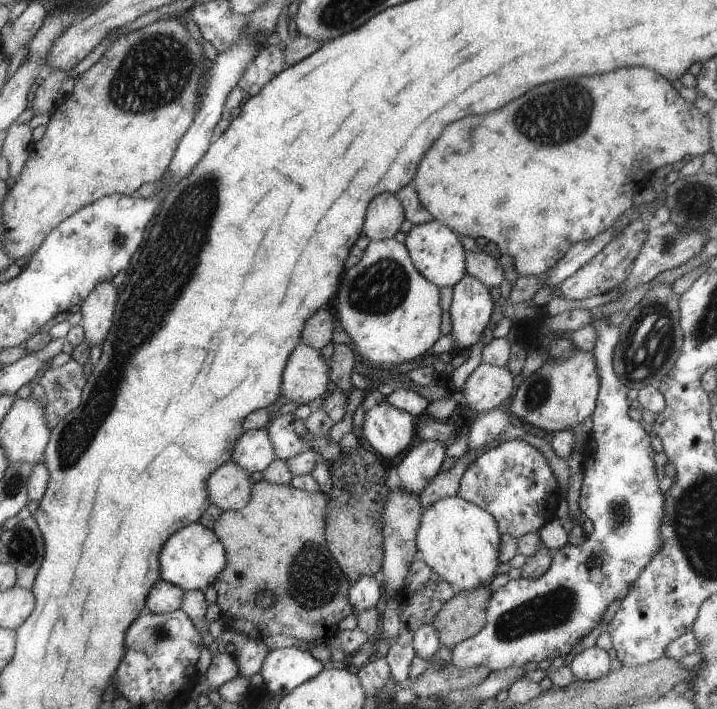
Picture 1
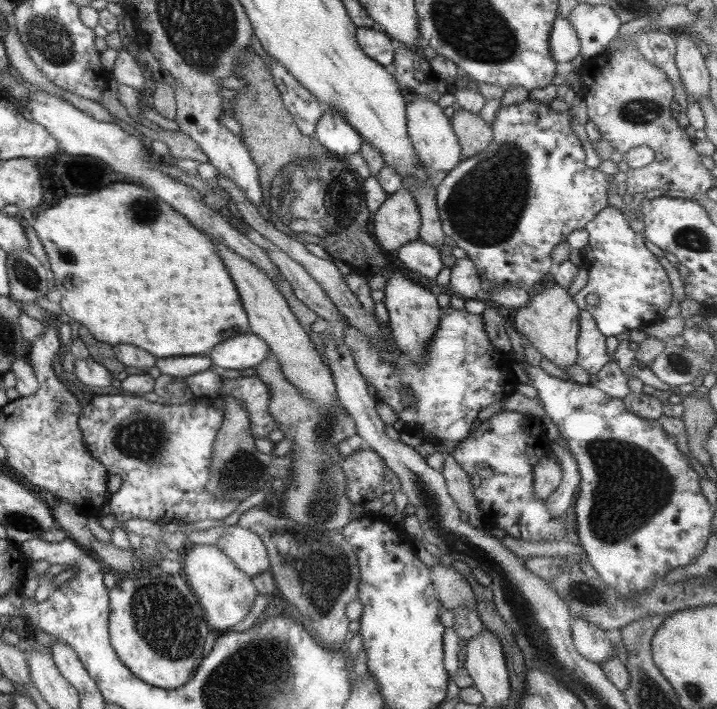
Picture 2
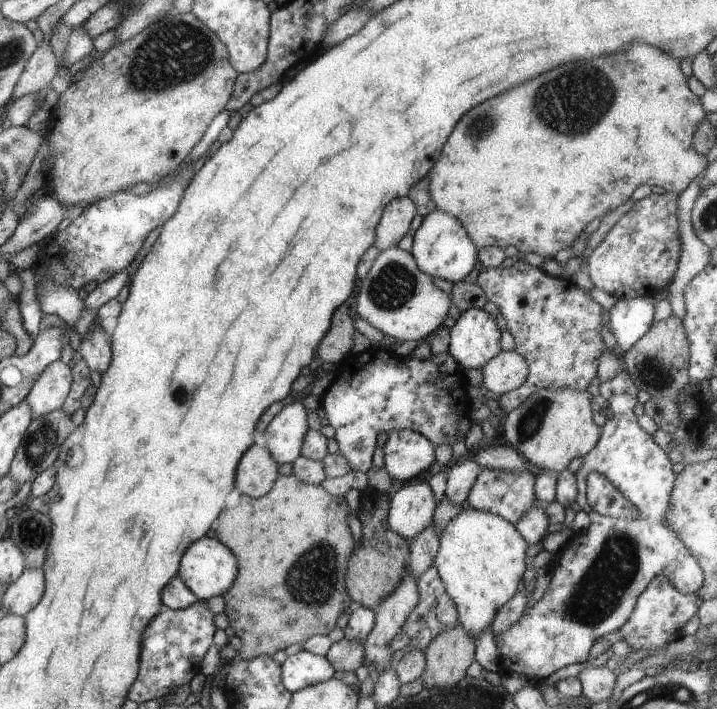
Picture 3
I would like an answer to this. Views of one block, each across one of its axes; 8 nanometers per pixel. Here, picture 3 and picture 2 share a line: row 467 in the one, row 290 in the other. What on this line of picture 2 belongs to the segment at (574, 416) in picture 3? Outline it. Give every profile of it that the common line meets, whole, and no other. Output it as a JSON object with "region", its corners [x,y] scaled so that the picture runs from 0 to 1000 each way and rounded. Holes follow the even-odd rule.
{"region":[[[753,401],[745,410],[735,430],[724,434],[715,446],[718,467],[741,484],[755,498],[755,504],[780,519],[788,520],[802,512],[805,502],[803,480],[806,477],[808,433],[801,430],[789,409],[777,401]]]}

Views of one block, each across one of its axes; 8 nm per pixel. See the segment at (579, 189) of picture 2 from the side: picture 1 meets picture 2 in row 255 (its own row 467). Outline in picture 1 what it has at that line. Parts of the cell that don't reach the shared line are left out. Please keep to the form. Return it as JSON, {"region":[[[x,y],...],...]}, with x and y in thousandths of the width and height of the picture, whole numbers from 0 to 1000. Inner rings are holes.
{"region":[[[725,619],[700,623],[661,646],[643,669],[636,700],[676,719],[693,736],[696,753],[710,753],[715,759],[727,757],[738,750],[750,750],[766,733],[775,731],[781,705],[771,666],[763,654],[760,643]]]}

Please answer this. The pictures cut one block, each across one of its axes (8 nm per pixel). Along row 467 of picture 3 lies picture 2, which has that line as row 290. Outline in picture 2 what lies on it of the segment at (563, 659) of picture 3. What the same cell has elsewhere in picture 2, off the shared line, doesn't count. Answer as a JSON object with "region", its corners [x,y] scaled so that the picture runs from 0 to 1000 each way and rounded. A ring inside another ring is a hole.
{"region":[[[847,289],[841,296],[835,296],[827,310],[819,313],[815,323],[820,327],[820,340],[810,357],[813,378],[819,381],[820,398],[805,415],[799,415],[796,419],[801,430],[805,430],[808,437],[817,437],[824,443],[835,470],[841,475],[858,475],[862,471],[886,465],[886,463],[895,464],[925,453],[926,440],[939,425],[934,399],[915,361],[908,358],[897,346],[897,331],[884,327],[877,320],[876,305],[872,299]],[[819,415],[833,416],[835,422],[833,430],[819,430],[819,426],[816,426]]]}

